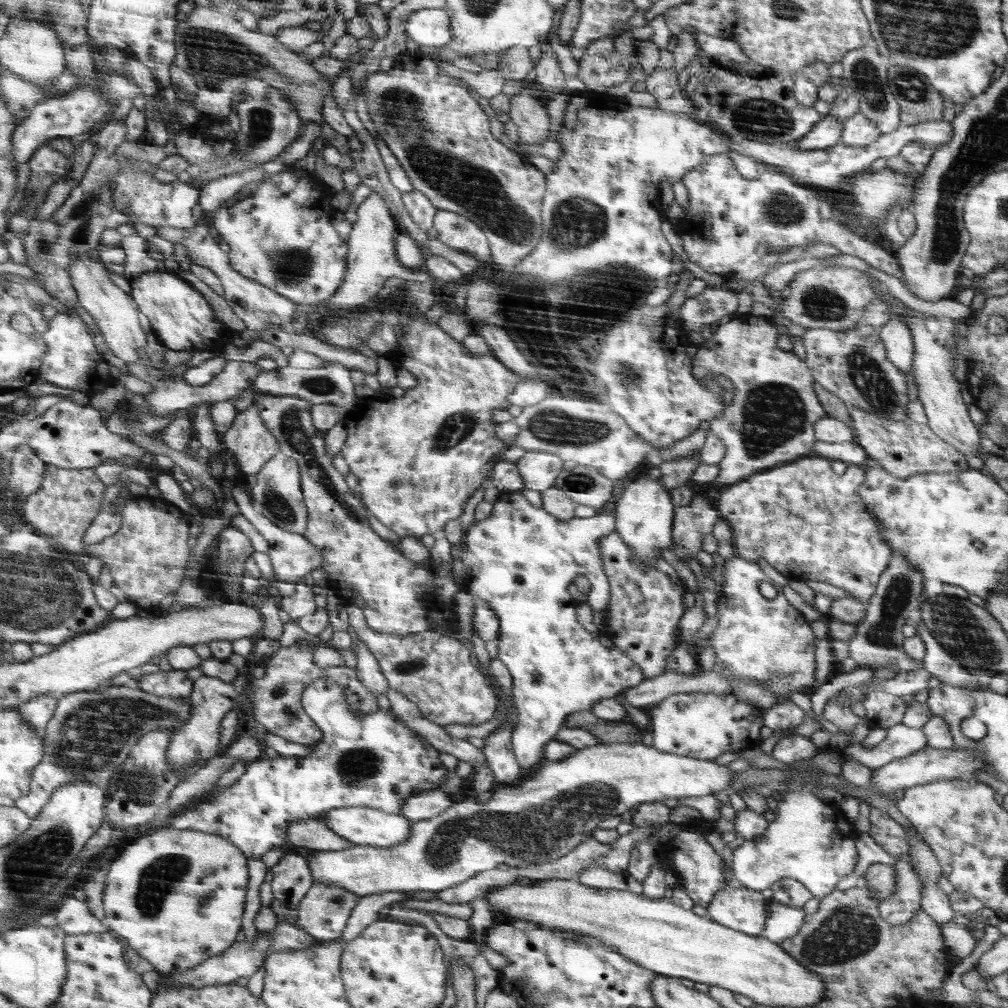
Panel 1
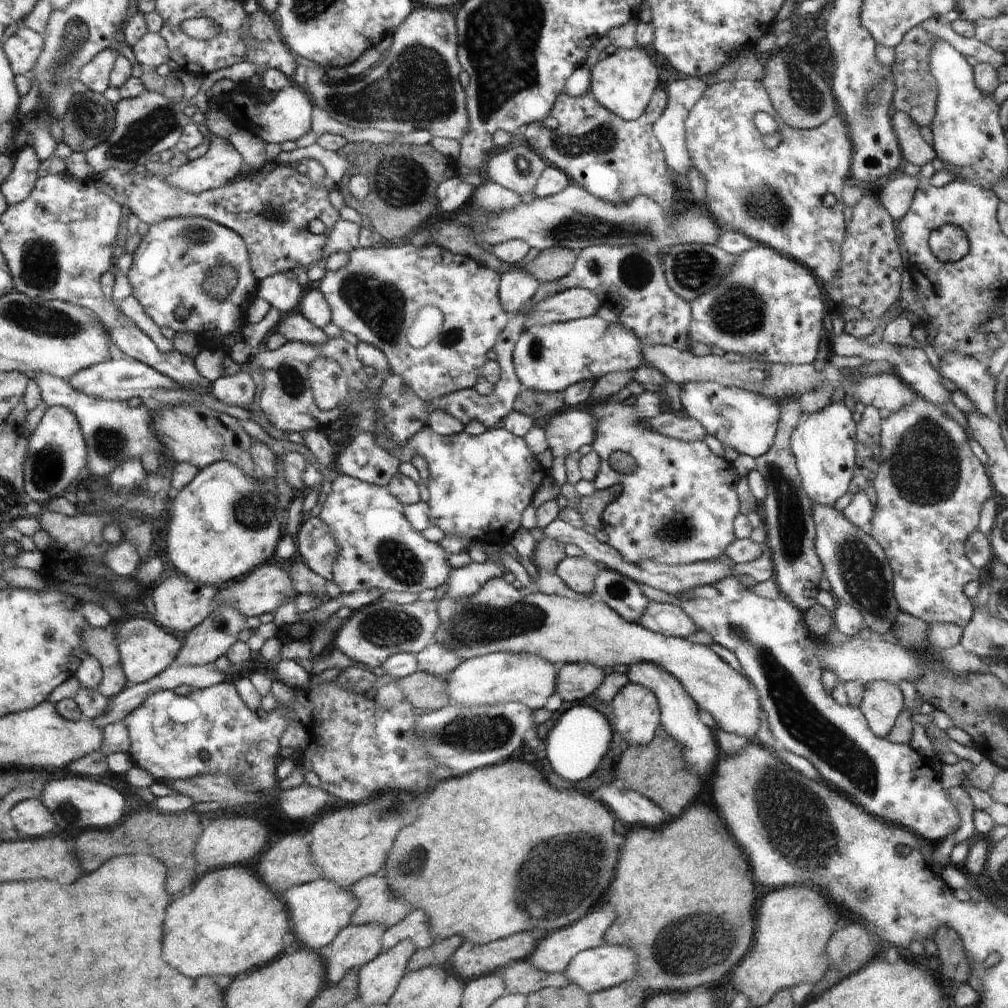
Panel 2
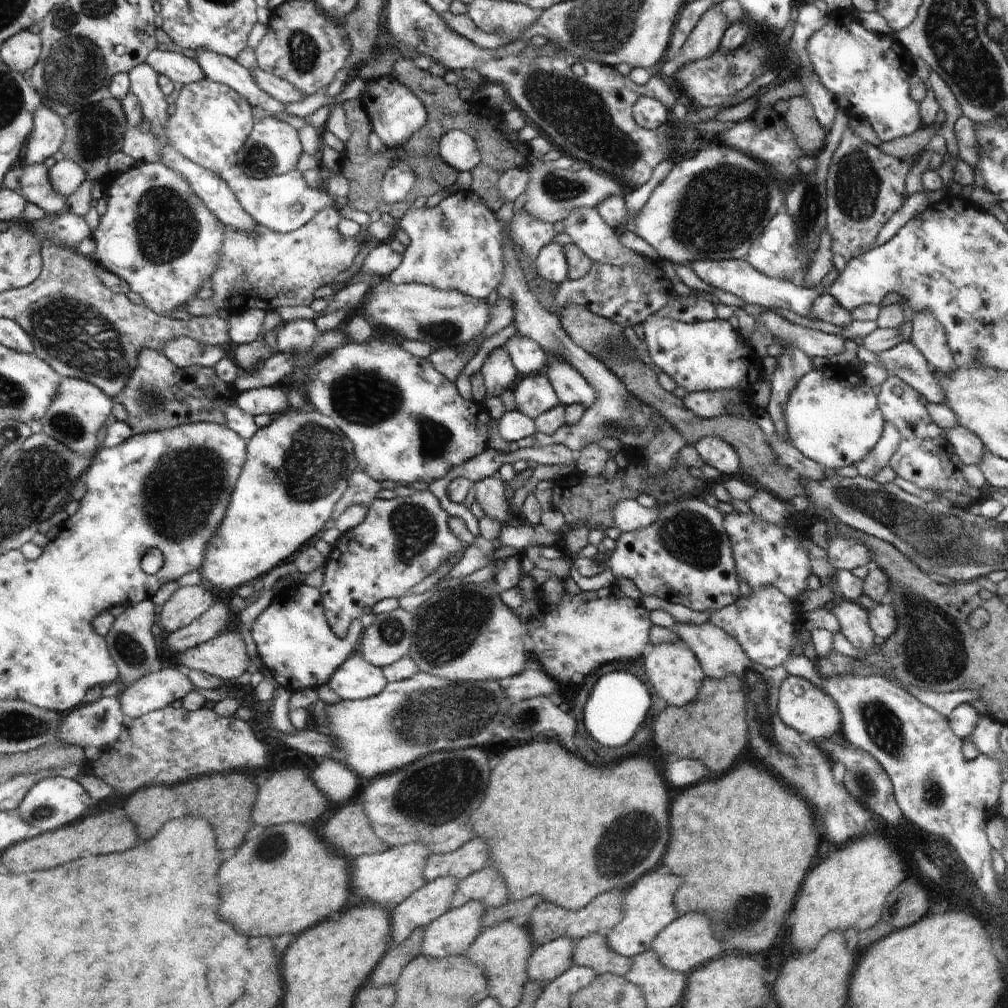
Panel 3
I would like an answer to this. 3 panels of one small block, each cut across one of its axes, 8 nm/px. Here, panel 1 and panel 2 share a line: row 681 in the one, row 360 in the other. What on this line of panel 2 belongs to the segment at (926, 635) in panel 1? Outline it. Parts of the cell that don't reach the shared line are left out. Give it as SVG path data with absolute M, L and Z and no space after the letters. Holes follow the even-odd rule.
M946 354L940 361L939 374L952 380L974 404L975 410L995 419L991 414L996 410L994 379L984 364L974 357Z

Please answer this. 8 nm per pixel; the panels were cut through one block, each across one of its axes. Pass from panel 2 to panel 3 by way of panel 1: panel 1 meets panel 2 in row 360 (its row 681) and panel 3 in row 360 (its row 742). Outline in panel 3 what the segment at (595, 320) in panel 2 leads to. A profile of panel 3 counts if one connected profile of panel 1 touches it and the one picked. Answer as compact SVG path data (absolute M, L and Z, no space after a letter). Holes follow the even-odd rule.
M517 332L505 343L505 351L510 356L519 377L539 374L544 366L549 365L549 355L534 340Z

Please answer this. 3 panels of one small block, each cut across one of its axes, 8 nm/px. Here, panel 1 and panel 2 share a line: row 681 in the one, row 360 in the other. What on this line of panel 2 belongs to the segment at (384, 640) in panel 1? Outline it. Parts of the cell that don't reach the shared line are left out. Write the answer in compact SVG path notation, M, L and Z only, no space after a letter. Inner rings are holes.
M436 245L396 246L392 248L362 247L347 254L348 262L340 269L326 270L326 274L314 286L324 295L331 310L331 322L338 328L354 334L359 342L368 342L380 348L386 355L389 372L400 376L418 398L434 400L448 393L472 388L486 362L486 352L494 348L498 338L509 324L509 314L498 296L498 272L476 264L469 255L453 253ZM424 306L436 306L444 314L444 322L434 342L424 346L412 346L406 340L406 332L414 322L414 316Z

